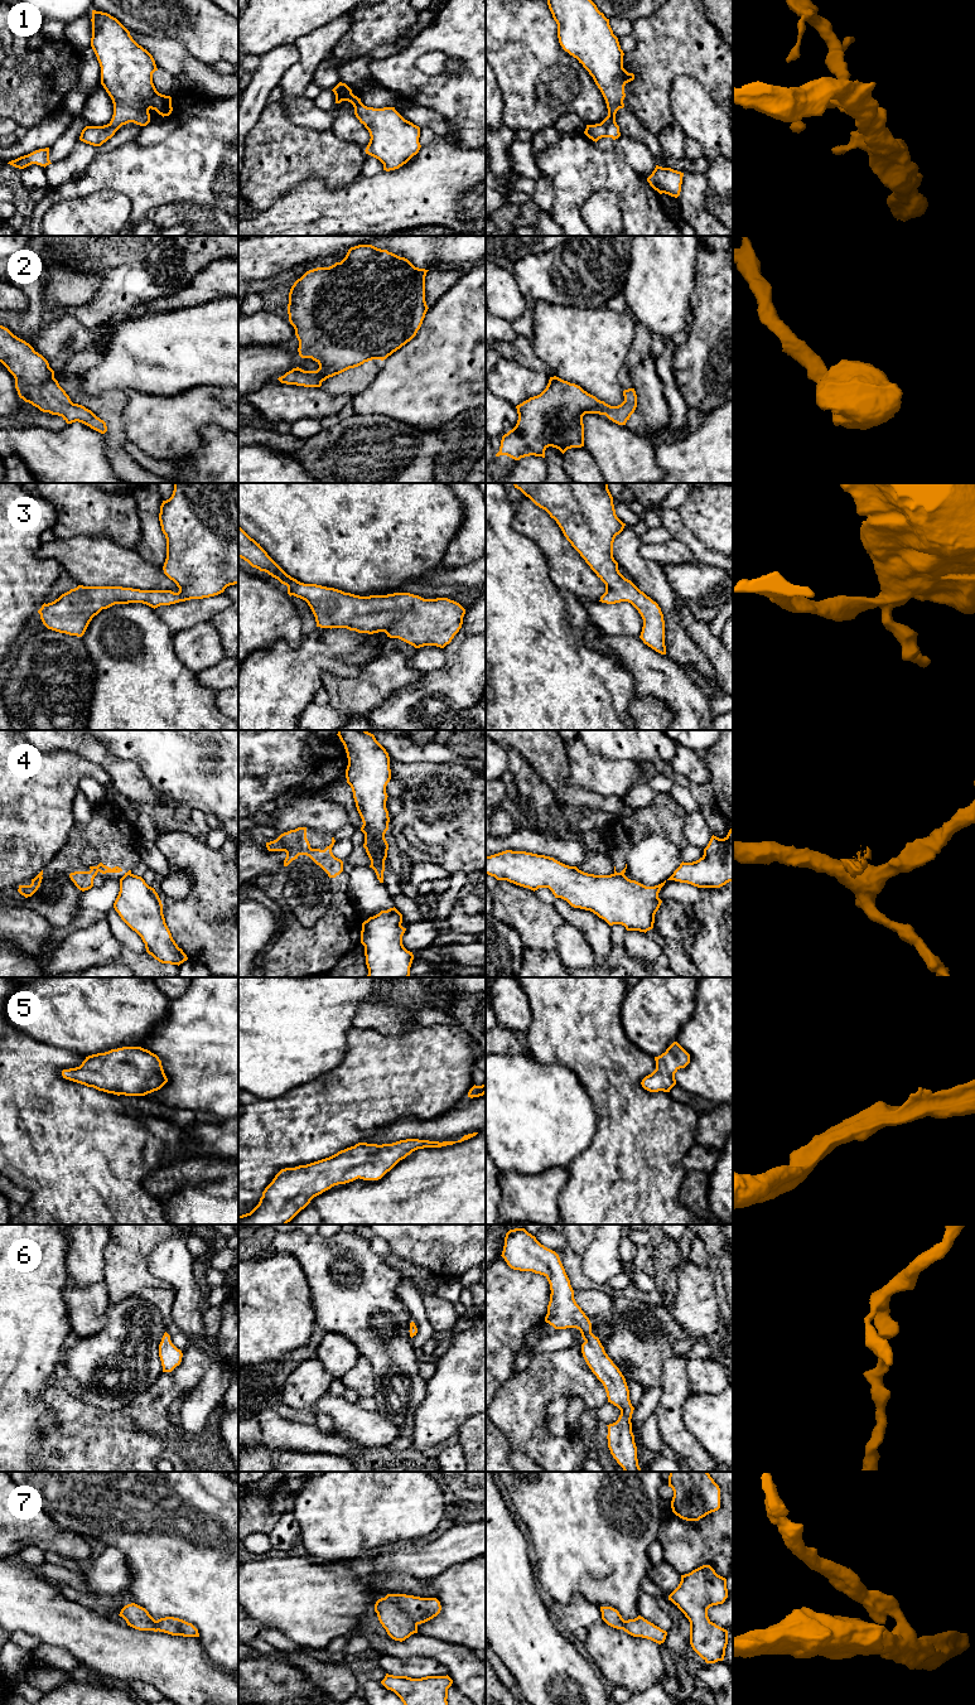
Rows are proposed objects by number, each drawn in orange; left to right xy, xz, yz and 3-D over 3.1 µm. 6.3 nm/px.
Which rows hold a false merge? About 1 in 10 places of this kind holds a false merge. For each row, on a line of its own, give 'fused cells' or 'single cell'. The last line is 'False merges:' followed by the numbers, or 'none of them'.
1: single cell
2: single cell
3: single cell
4: fused cells
5: single cell
6: single cell
7: single cell
False merges: 4

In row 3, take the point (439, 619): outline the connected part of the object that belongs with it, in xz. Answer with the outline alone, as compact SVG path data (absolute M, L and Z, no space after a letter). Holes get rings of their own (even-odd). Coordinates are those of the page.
M238 526L238 557L252 567L265 571L288 586L288 594L300 598L310 607L317 627L347 628L358 633L385 632L390 638L399 638L415 648L436 646L444 648L452 642L463 624L465 609L448 598L424 599L410 593L359 596L334 588L304 584L288 575L267 552Z

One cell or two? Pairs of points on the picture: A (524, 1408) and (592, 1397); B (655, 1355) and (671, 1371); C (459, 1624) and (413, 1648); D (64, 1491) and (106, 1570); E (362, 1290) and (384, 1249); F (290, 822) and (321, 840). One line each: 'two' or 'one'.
A: one
B: two
C: two
D: two
E: two
F: two

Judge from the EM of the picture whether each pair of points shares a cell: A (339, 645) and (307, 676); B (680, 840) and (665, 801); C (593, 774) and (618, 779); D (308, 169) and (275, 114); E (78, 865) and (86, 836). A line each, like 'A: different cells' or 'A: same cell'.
A: same cell
B: same cell
C: same cell
D: same cell
E: same cell

